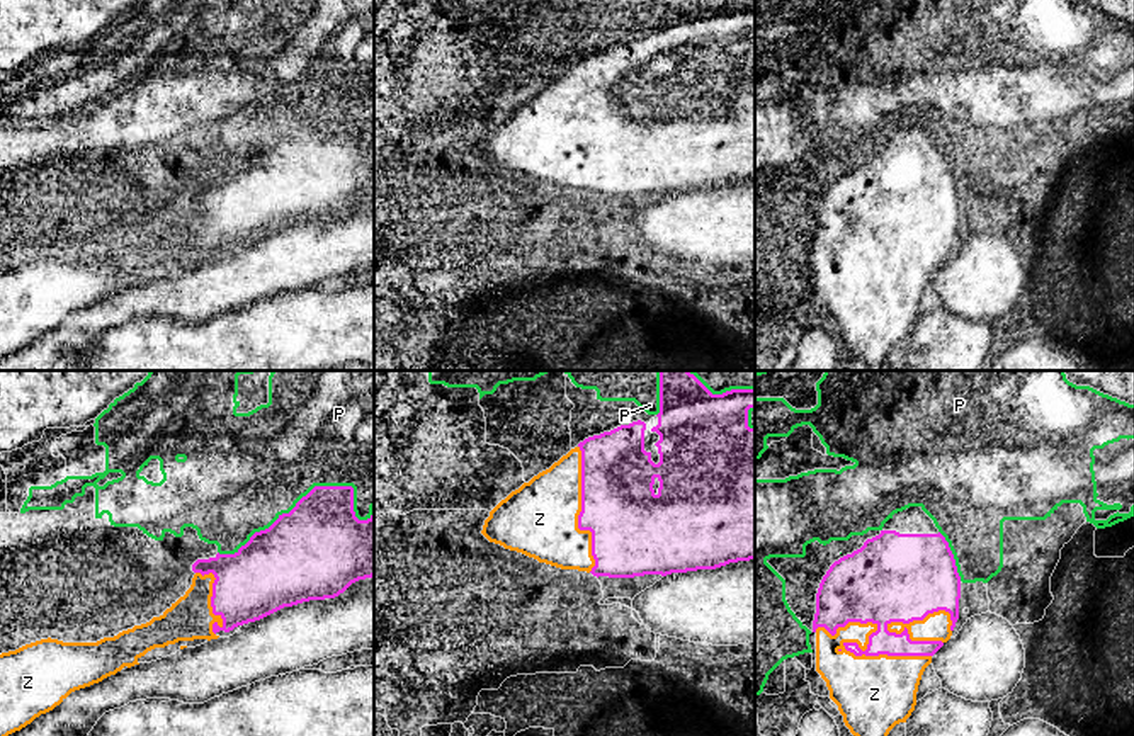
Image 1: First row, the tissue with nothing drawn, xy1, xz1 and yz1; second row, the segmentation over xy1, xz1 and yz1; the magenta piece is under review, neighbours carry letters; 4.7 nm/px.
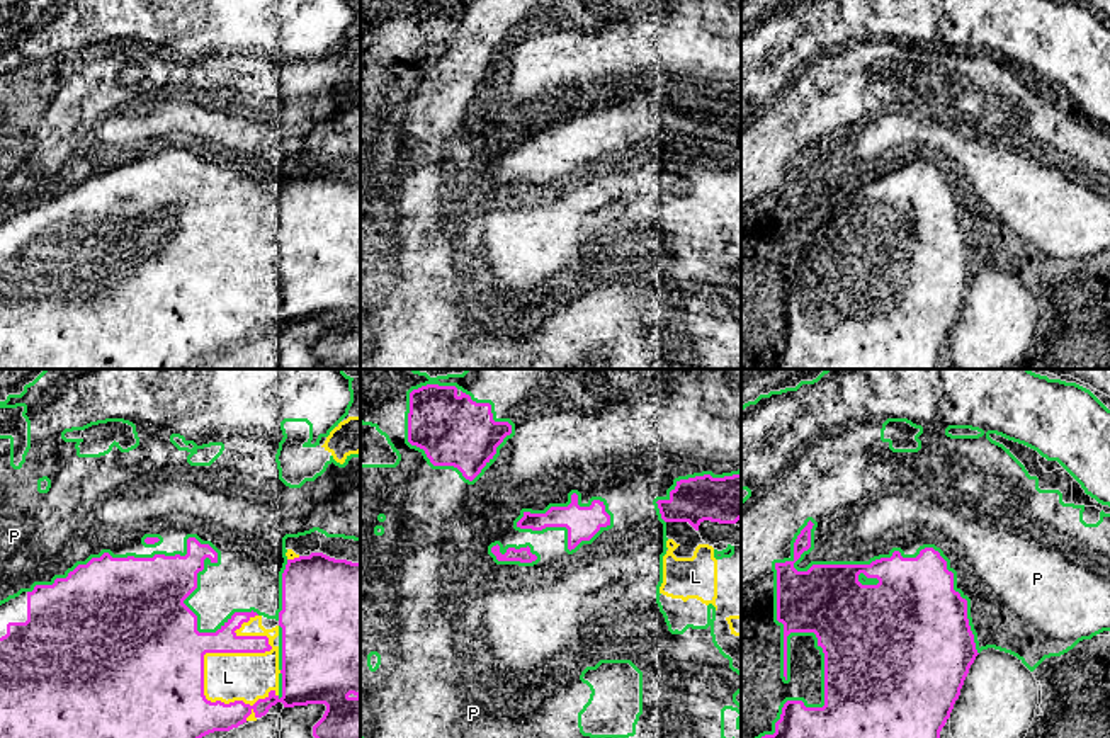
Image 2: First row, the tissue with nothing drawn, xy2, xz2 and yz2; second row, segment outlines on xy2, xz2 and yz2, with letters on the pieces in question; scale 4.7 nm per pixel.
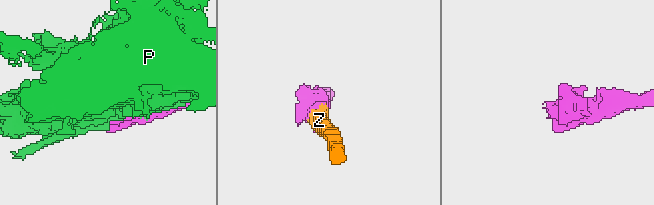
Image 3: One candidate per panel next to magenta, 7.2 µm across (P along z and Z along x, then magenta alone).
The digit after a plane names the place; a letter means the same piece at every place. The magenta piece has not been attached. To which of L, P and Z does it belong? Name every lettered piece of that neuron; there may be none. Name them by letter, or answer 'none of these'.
Z

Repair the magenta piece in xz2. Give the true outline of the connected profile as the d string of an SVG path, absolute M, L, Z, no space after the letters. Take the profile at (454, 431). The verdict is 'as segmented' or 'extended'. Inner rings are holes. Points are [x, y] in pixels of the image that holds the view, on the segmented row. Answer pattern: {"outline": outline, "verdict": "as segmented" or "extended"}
{"outline": "M427 384L410 393L408 442L425 451L433 466L454 466L473 481L512 434L508 422L495 422L490 403L476 403L456 386Z", "verdict": "as segmented"}

